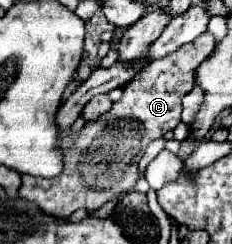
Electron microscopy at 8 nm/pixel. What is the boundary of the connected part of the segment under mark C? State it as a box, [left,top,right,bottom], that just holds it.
[18,33,216,217]

